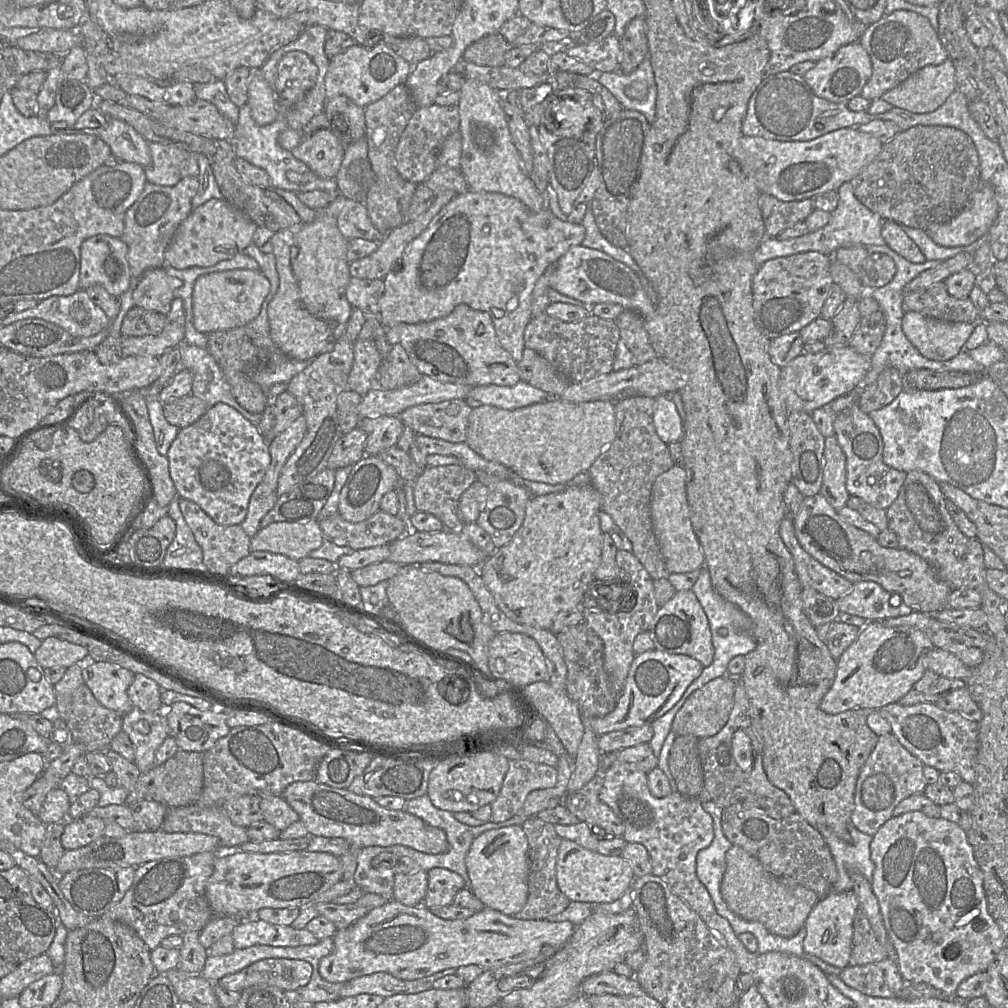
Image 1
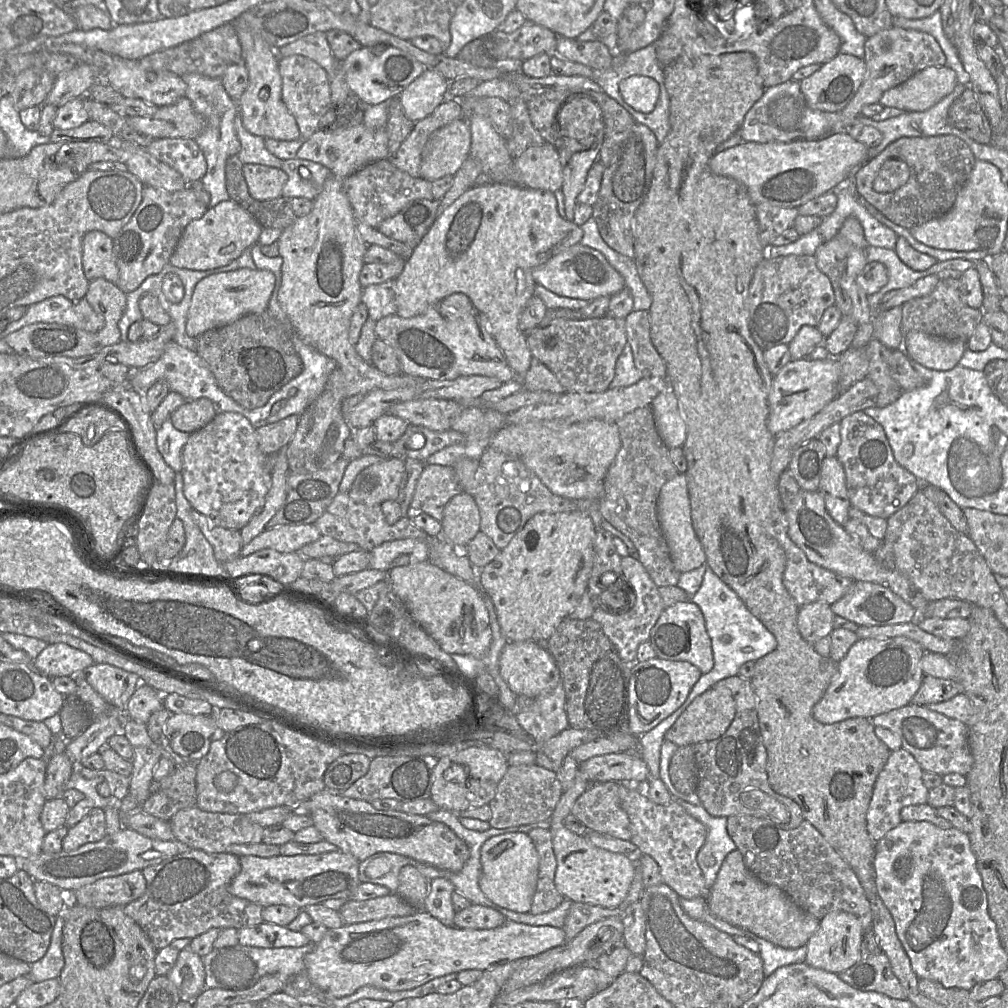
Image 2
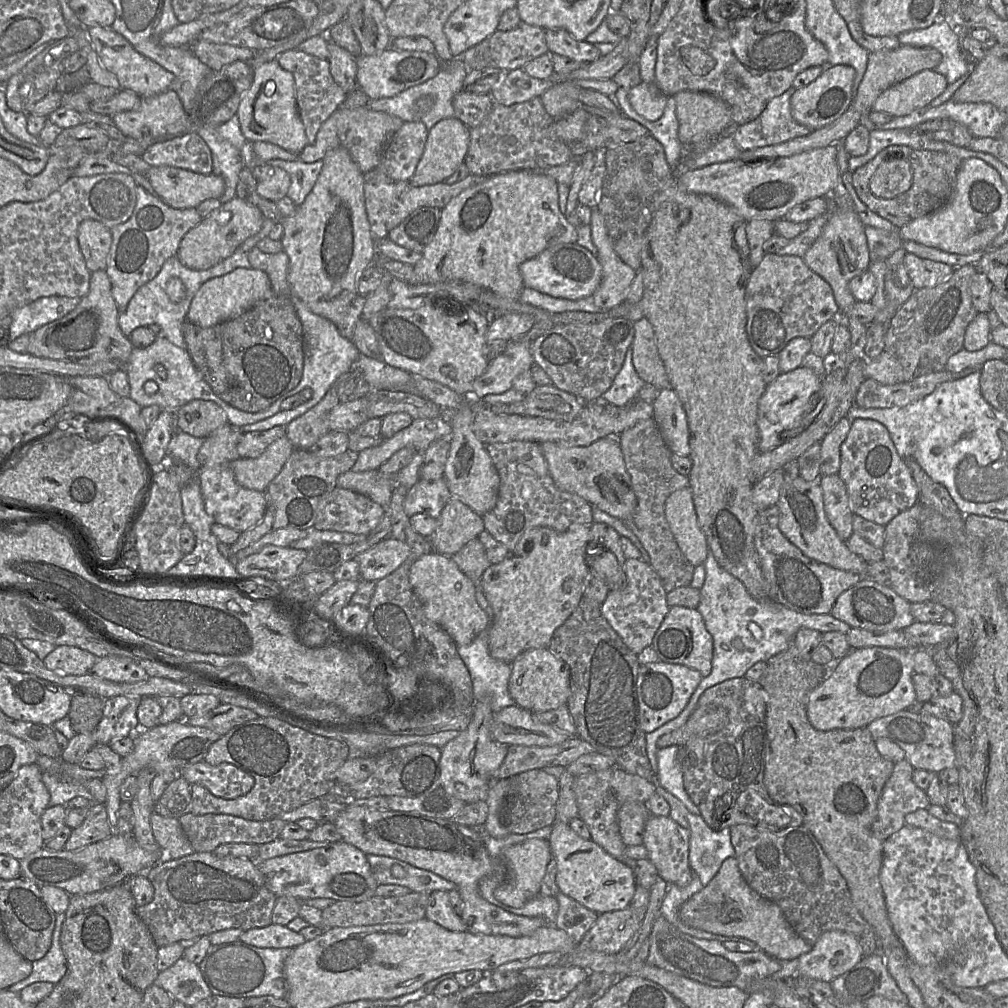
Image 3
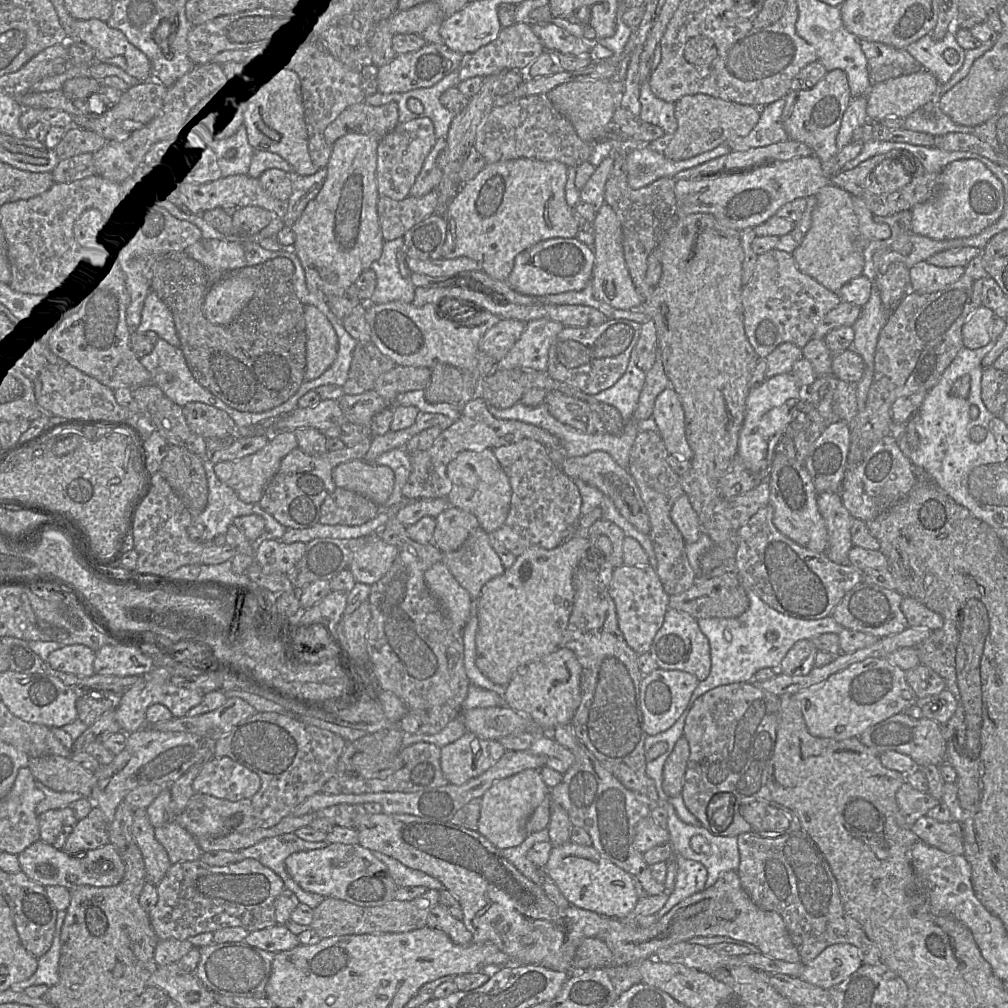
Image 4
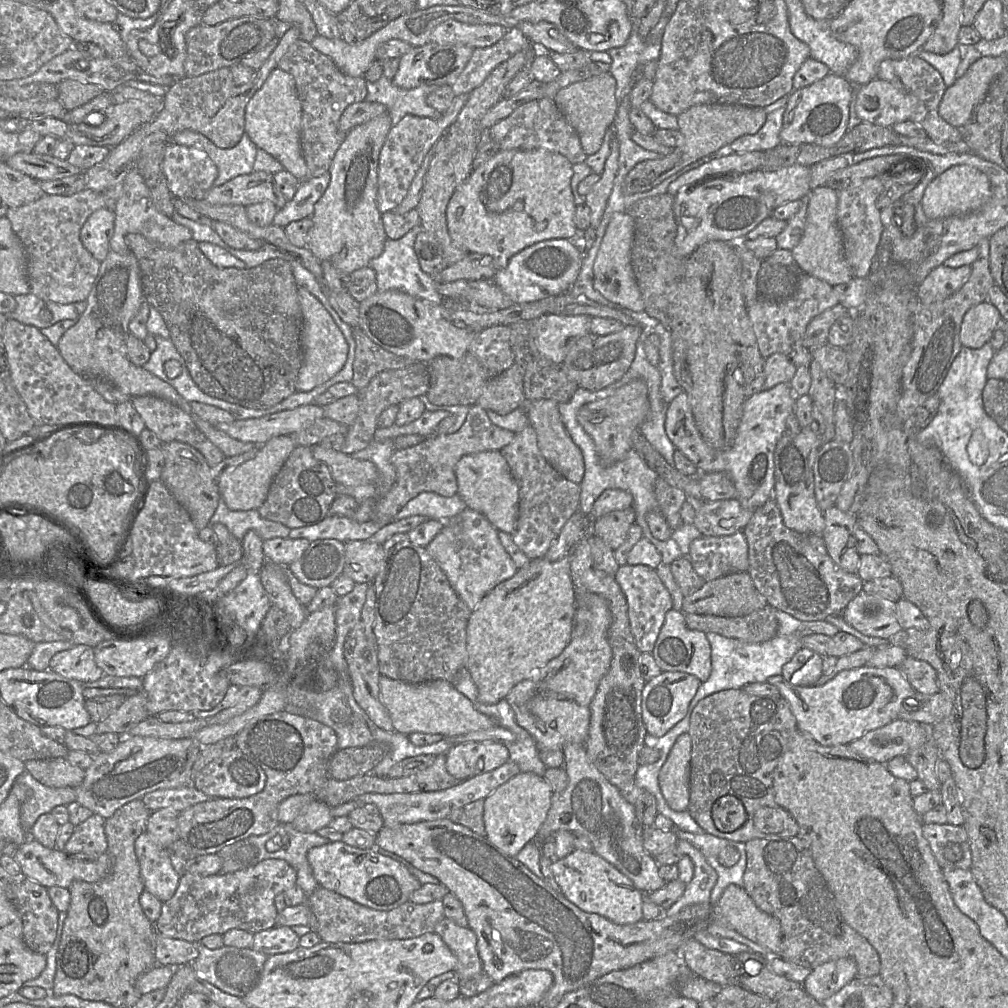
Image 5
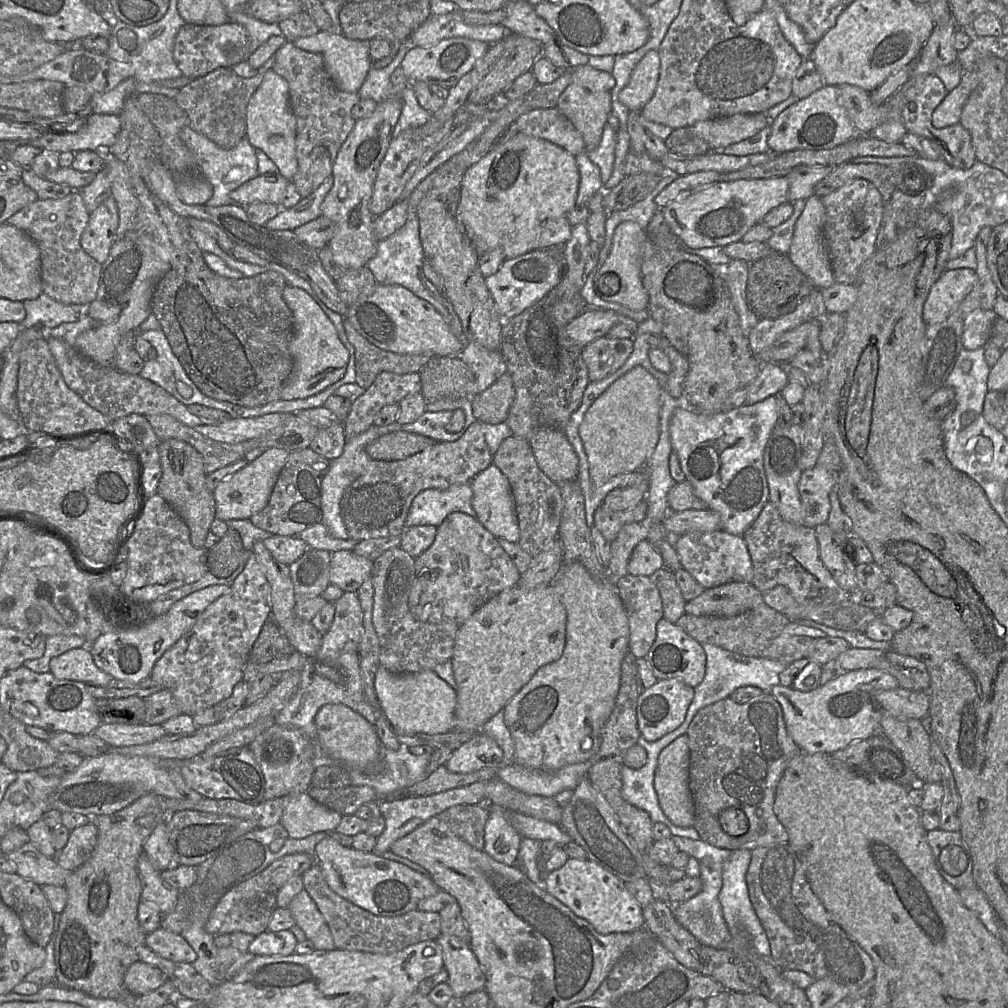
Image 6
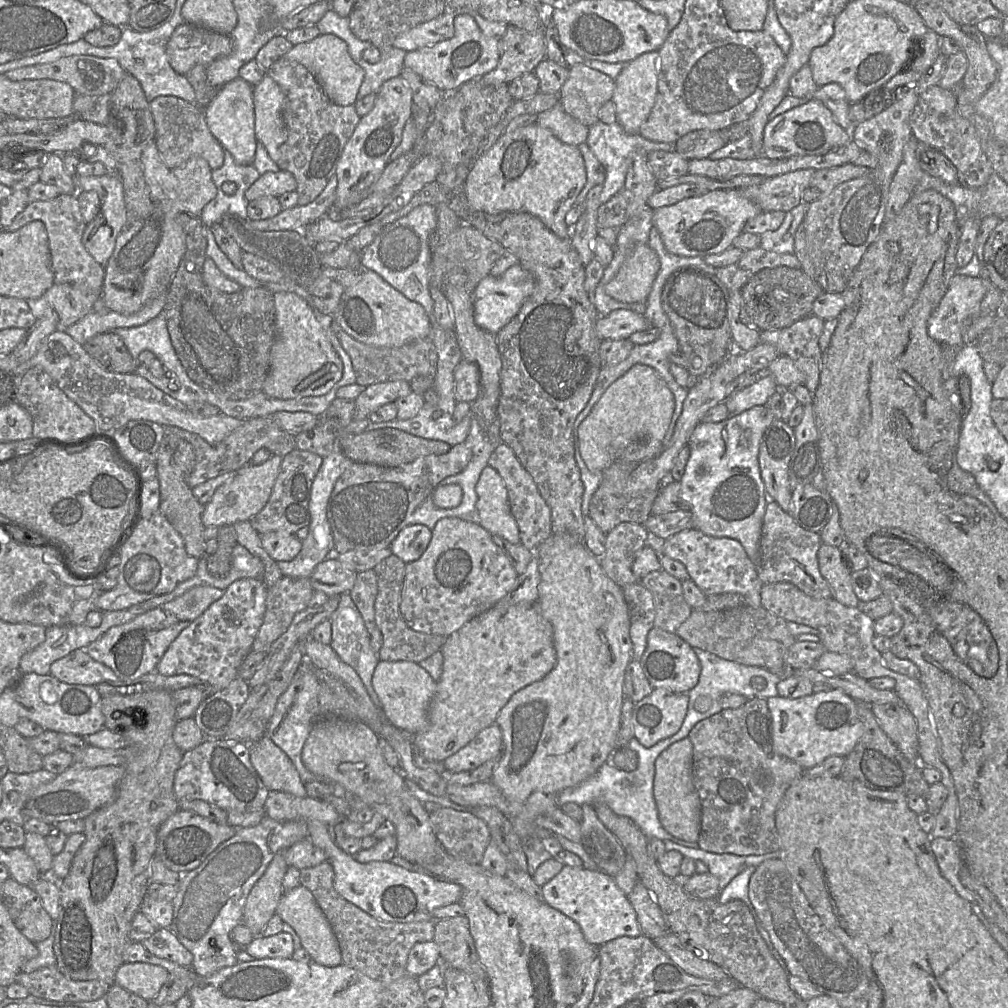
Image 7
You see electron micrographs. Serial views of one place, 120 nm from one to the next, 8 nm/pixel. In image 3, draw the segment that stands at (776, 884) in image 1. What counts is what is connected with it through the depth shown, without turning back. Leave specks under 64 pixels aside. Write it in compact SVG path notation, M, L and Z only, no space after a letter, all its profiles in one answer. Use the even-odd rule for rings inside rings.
M735 856L725 859L708 885L682 904L679 918L691 928L724 936L747 938L761 951L777 960L799 958L812 948L794 931L776 903L763 898L747 884Z

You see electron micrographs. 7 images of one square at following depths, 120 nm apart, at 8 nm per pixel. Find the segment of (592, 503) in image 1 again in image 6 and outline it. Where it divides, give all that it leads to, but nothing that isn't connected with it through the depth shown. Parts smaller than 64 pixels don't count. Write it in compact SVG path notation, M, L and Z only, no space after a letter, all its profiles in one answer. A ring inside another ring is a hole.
M556 583L537 588L515 585L492 597L460 625L451 659L457 685L453 731L477 733L533 677L539 668L561 658L566 643L567 613Z

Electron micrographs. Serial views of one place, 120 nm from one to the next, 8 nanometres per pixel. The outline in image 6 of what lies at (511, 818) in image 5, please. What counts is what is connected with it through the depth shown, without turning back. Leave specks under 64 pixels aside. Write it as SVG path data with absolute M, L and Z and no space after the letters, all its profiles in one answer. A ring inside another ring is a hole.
M493 804L489 806L489 818L485 825L484 851L500 863L509 866L517 865L522 836L510 823L509 813L518 811L503 809Z

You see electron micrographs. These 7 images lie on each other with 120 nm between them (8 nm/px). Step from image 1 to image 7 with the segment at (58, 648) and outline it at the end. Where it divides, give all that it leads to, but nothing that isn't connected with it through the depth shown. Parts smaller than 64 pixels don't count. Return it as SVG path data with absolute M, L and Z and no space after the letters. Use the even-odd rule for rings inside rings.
M77 649L52 663L50 675L71 685L96 686L120 681L112 669L90 657L87 649Z

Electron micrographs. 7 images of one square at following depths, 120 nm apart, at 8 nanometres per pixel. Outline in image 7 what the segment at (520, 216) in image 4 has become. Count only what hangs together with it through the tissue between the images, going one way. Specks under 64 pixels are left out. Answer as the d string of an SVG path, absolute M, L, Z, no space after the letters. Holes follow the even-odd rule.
M535 123L503 134L481 155L468 173L463 192L470 207L476 211L488 214L528 213L540 219L559 238L570 240L571 228L567 226L565 216L575 205L586 181L585 163L579 148L562 143L549 129Z

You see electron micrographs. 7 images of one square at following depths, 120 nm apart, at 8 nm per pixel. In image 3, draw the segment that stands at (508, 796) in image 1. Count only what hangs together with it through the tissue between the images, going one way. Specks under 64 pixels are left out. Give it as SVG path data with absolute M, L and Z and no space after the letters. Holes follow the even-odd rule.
M534 769L513 776L513 794L506 801L503 821L512 834L527 834L556 821L558 779L541 769Z

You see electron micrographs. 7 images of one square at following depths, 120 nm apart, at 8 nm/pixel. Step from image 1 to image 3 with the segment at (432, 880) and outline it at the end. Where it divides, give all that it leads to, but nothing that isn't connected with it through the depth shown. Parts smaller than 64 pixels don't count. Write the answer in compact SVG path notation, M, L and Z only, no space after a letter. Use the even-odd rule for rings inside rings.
M437 890L429 894L426 918L450 931L467 931L461 917L454 912L446 891Z

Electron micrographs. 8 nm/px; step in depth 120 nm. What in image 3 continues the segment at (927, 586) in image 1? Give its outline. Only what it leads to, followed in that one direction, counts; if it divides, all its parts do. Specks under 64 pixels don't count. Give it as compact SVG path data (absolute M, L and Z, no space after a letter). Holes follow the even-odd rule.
M800 476L782 484L776 505L780 512L780 532L805 556L833 568L865 575L868 563L851 552L829 523L823 505L823 494L819 482L808 482Z

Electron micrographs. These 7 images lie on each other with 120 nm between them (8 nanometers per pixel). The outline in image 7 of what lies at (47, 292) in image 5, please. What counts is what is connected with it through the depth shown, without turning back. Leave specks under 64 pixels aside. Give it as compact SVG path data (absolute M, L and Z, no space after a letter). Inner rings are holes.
M60 194L51 200L30 202L14 218L7 231L16 231L33 221L41 221L45 225L51 253L54 284L68 283L79 290L95 290L101 292L102 295L104 266L98 263L82 244L82 235L87 223L81 214L76 195Z

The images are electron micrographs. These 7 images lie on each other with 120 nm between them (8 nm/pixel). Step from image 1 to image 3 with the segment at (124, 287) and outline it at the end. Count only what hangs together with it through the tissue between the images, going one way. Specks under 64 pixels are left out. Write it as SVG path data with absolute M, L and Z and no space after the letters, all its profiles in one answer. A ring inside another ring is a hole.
M93 219L83 220L78 226L78 244L90 272L106 270L112 244L108 227Z

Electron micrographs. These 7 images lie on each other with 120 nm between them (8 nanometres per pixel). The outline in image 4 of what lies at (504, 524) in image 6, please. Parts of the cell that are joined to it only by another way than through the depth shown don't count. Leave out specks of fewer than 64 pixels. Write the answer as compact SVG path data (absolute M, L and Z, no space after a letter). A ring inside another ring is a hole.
M492 449L464 450L447 465L451 489L447 496L450 506L473 514L486 533L500 528L505 522L511 503L511 485Z

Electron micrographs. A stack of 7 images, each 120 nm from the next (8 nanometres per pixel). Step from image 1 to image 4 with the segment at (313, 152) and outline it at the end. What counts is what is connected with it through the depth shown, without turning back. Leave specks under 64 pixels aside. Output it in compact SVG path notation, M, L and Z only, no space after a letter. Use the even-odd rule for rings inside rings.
M363 102L349 106L340 113L325 128L324 136L330 146L347 134L368 134L381 139L398 124L398 106L396 103L371 106Z

